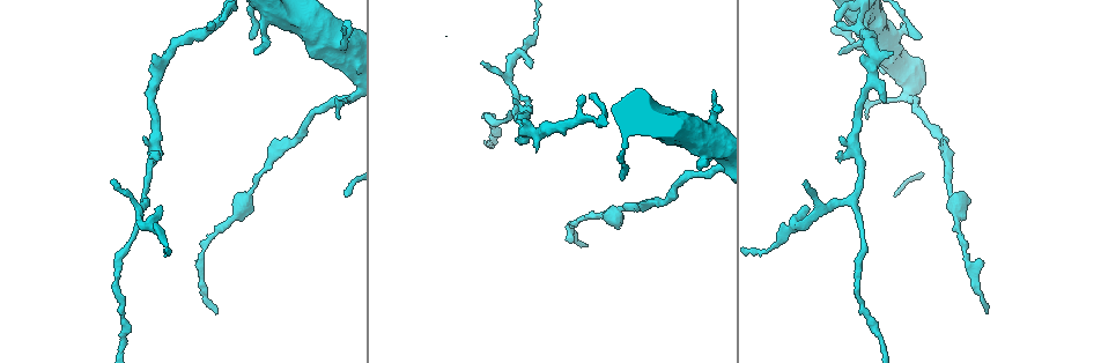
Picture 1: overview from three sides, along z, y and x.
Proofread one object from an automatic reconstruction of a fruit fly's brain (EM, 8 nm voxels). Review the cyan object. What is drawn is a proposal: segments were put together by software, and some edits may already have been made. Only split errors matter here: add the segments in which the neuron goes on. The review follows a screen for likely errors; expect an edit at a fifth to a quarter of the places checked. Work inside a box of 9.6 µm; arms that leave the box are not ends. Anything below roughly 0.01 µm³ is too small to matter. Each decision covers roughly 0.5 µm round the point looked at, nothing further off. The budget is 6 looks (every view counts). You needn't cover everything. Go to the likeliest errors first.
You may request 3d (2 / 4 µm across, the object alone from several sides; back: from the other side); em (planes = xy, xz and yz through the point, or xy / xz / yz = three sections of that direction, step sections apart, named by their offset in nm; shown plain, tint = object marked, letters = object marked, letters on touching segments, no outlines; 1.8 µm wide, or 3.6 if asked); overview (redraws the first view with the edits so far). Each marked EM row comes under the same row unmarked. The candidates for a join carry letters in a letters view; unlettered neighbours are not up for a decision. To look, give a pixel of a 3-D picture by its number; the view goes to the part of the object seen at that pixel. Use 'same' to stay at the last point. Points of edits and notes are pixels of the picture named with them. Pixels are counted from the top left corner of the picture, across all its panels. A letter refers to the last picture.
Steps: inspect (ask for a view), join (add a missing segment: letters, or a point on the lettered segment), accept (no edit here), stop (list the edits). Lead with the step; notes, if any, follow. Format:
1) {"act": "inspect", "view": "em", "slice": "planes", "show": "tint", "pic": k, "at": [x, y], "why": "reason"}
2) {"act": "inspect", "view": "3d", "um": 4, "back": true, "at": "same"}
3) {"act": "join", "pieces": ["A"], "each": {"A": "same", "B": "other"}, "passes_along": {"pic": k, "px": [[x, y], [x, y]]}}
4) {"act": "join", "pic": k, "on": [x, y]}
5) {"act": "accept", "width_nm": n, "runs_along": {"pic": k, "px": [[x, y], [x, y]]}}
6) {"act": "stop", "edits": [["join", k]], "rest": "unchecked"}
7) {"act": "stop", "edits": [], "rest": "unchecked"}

{"act": "inspect", "view": "3d", "um": 2, "pic": 1, "at": [622, 178], "why": "free end"}

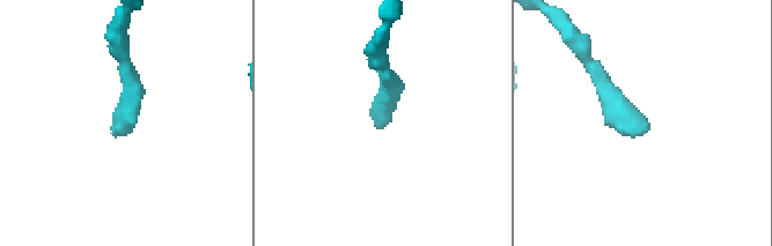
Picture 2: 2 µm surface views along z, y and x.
{"act": "inspect", "view": "em", "slice": "planes", "show": "tint", "pic": 2, "at": [116, 132], "why": "now the EM"}

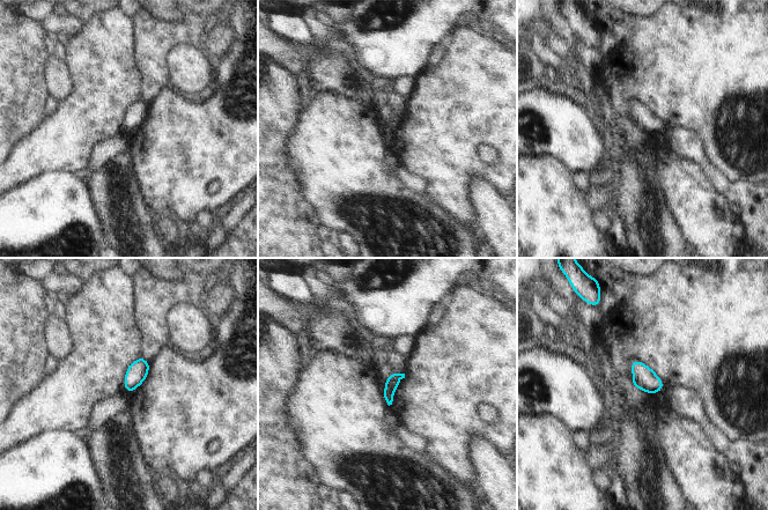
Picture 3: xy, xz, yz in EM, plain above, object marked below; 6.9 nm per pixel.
{"act": "inspect", "view": "em", "slice": "planes", "show": "letters", "at": "same"}

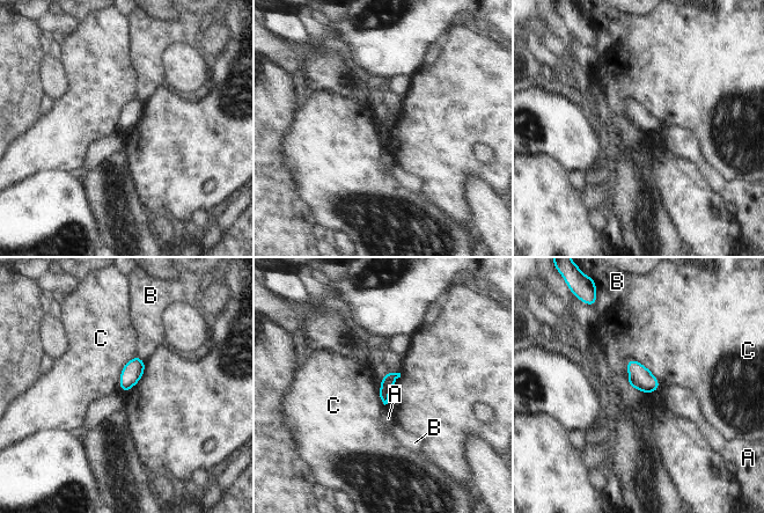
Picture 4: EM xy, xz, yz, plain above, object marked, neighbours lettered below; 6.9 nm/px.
{"act": "accept", "each": {"A": "other", "B": "other", "C": "other"}, "border": {"pic": 4, "px": [[626, 360], [641, 363], [659, 389]]}, "found": "no lettered segment goes on from it"}

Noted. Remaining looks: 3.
{"act": "inspect", "view": "em", "slice": "planes", "show": "tint", "pic": 1, "at": [830, 30], "why": "free end"}

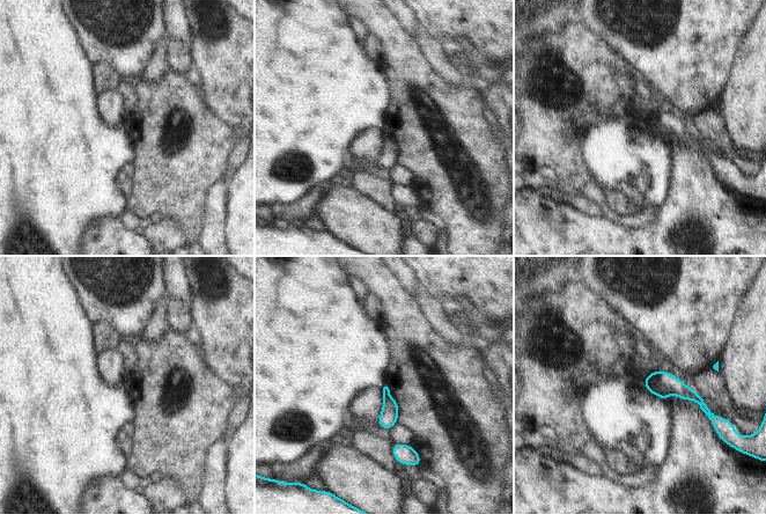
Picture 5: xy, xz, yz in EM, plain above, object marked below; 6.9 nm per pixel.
{"act": "inspect", "view": "em", "slice": "planes", "show": "letters", "at": "same", "why": "see the neighbours"}

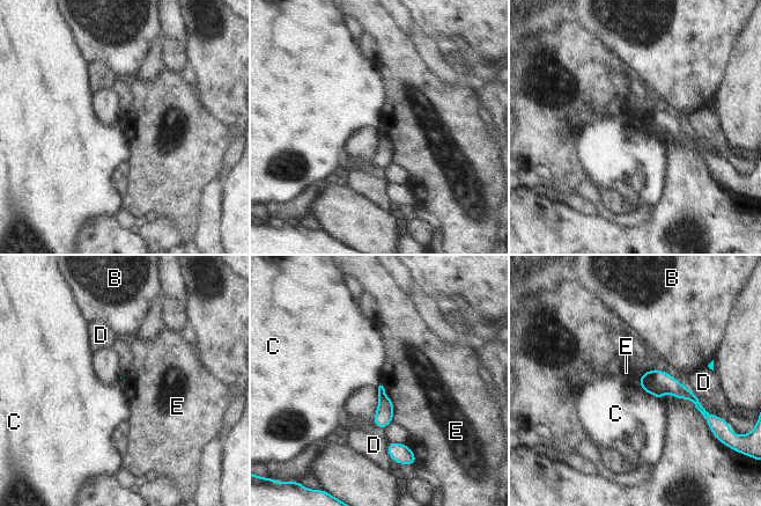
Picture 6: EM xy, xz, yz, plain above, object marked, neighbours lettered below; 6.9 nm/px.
{"act": "accept", "each": {"B": "other", "C": "other", "D": "other", "E": "other"}, "border": {"pic": 6, "px": [[637, 378], [638, 384], [660, 401]]}, "found": "none of them fits"}

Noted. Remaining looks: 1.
{"act": "inspect", "view": "em", "slice": "planes", "show": "letters", "pic": 1, "at": [835, 156]}

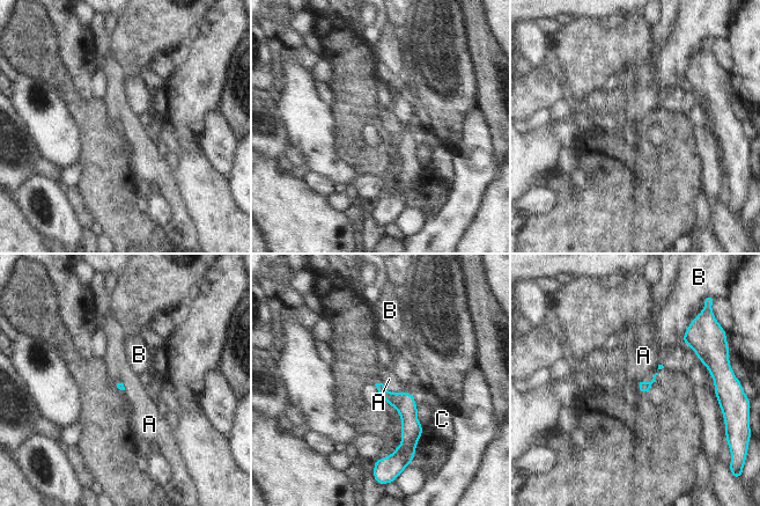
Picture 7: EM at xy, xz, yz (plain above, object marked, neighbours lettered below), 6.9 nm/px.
{"act": "accept", "each": {"A": "other", "B": "other", "C": "other"}, "found": "no lettered segment goes on from it"}

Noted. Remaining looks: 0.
{"act": "stop", "edits": [], "rest": "unchecked"}

